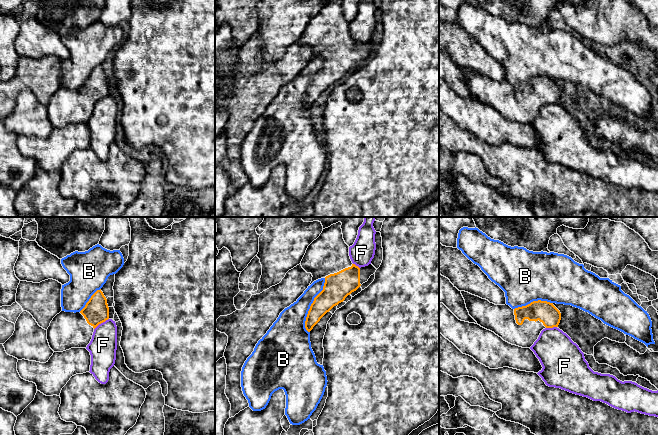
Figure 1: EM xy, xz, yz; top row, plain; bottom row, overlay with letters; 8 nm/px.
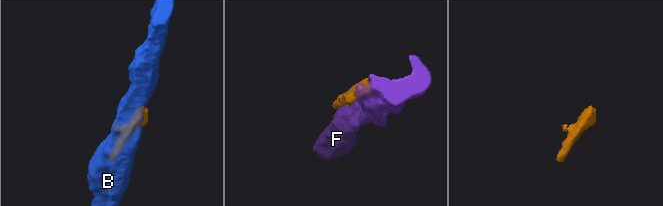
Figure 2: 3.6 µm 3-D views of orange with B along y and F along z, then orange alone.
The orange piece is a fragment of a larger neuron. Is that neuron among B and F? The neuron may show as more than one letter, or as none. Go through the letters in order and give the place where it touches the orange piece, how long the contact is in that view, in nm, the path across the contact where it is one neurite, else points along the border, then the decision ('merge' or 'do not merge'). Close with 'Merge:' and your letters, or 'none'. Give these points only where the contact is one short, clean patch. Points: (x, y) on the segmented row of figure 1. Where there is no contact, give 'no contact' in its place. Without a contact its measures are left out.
B: meets orange in xz at (311, 305); contact 460 nm long; do not merge
F: meets orange in xy at (101, 322); contact 150 nm long; do not merge
Merge: none

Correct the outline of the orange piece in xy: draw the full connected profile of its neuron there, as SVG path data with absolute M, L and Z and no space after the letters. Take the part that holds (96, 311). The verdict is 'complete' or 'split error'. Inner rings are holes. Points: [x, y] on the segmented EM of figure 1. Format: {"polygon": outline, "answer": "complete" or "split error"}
{"polygon": "M97 290L80 312L61 311L47 329L47 340L54 352L86 348L94 329L109 319L109 307L103 292Z", "answer": "split error"}

